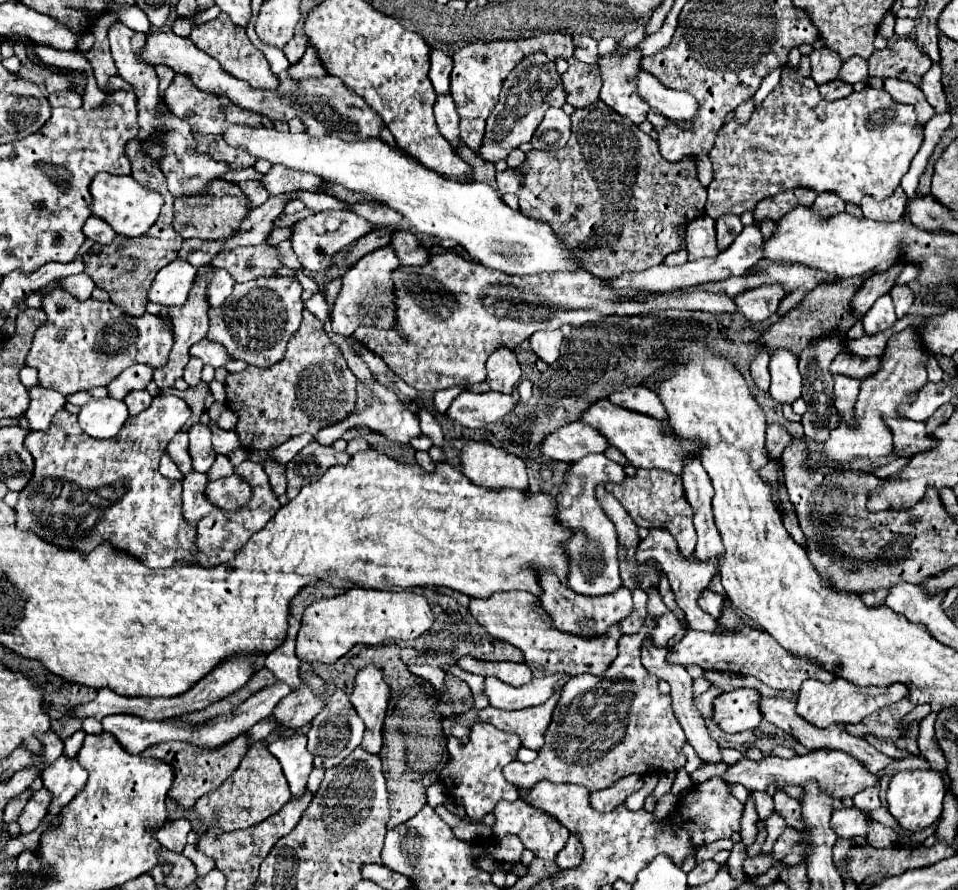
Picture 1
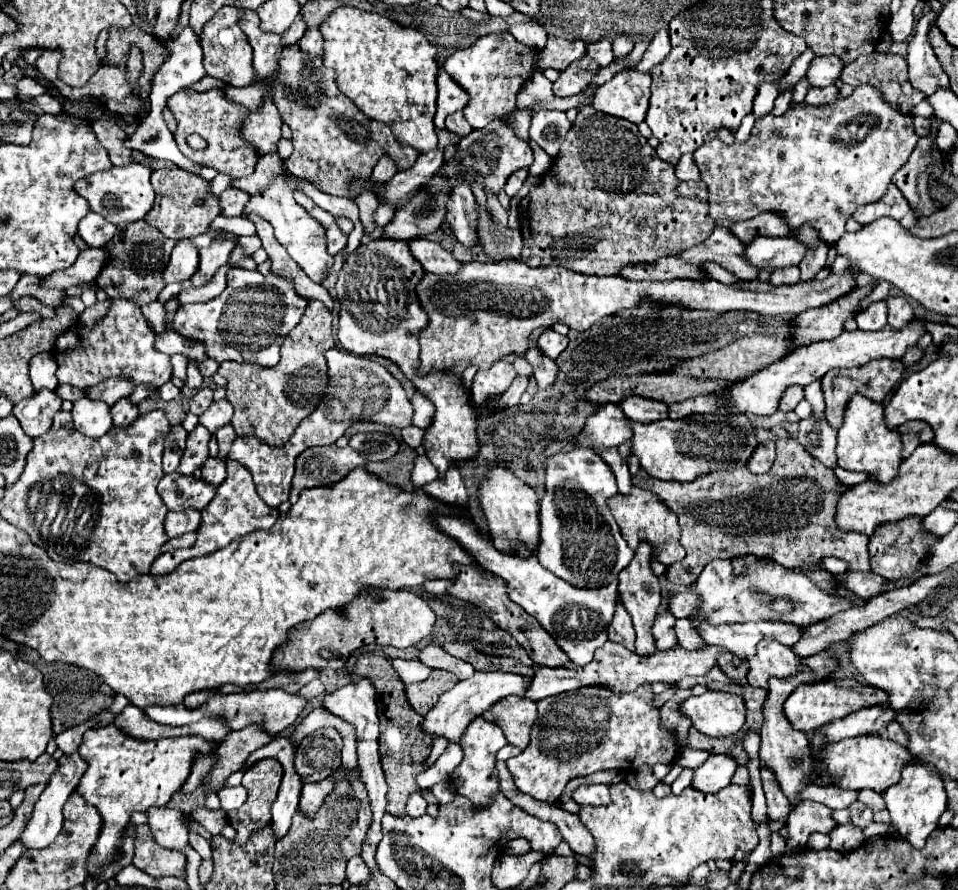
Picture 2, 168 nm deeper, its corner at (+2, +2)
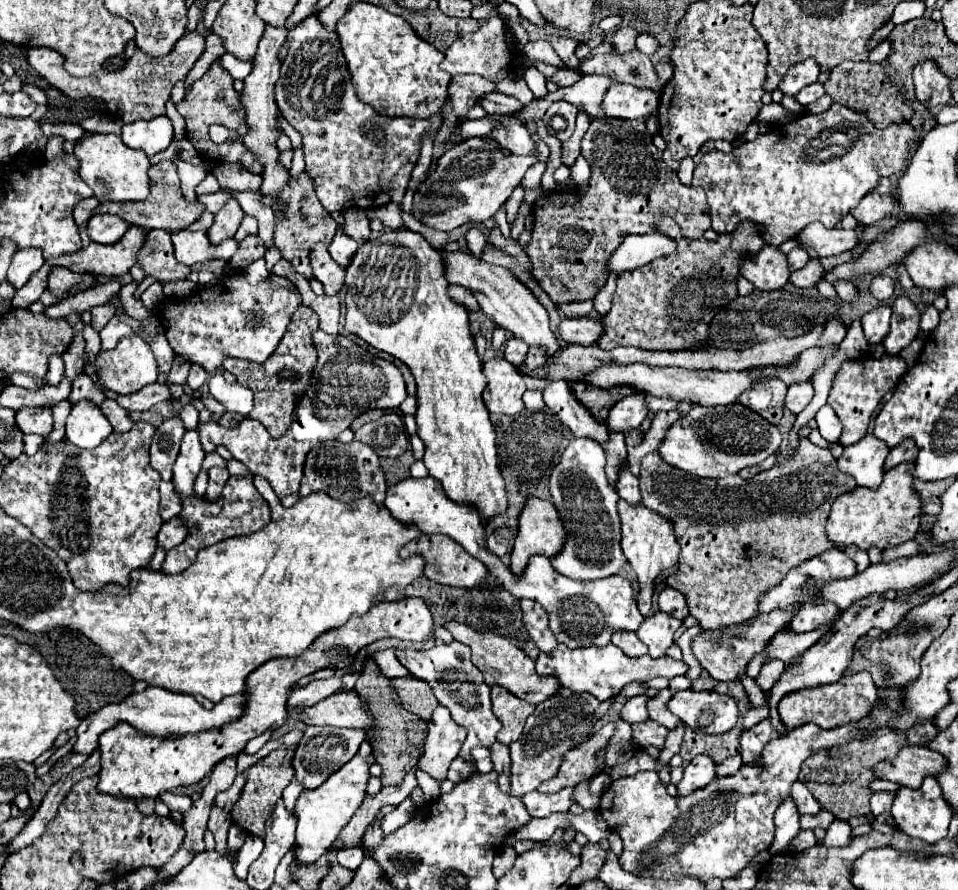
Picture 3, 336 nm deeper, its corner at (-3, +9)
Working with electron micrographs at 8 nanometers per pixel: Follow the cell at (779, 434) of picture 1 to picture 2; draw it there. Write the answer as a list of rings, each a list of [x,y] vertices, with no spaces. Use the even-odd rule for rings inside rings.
[[[773,441],[761,443],[761,445],[755,449],[753,457],[749,459],[747,469],[749,469],[751,473],[755,473],[755,475],[761,475],[761,473],[767,473],[767,469],[773,465],[773,461],[775,461],[775,443],[773,443]]]

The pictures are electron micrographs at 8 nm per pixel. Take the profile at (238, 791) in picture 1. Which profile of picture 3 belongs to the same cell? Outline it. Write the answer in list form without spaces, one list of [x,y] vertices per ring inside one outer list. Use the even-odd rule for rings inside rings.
[[[272,750],[266,758],[258,760],[254,766],[250,766],[242,796],[232,808],[232,820],[236,824],[240,824],[246,832],[264,838],[264,824],[270,818],[276,800],[282,796],[282,790],[288,786],[292,774],[294,774],[294,770],[292,770],[292,754],[288,750]]]

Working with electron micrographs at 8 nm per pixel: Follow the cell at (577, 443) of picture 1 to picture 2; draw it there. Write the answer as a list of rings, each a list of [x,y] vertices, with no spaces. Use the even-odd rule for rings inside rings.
[[[603,405],[599,411],[595,411],[591,417],[587,417],[587,423],[583,431],[577,435],[575,445],[577,447],[589,447],[597,453],[617,447],[623,441],[633,437],[631,423],[627,421],[625,413],[619,409],[619,405]]]

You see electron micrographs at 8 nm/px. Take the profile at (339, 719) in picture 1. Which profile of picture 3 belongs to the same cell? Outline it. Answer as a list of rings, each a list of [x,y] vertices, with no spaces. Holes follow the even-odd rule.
[[[308,726],[304,732],[302,742],[298,744],[298,750],[294,754],[294,770],[296,778],[304,784],[304,788],[312,790],[318,788],[334,770],[340,770],[354,754],[358,752],[360,744],[366,740],[366,734],[360,730],[346,730],[346,728],[320,728],[320,726]]]

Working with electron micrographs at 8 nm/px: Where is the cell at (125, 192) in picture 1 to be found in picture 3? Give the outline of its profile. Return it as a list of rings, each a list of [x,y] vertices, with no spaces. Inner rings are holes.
[[[94,134],[90,138],[82,138],[74,156],[80,160],[82,168],[78,168],[80,178],[94,190],[98,202],[140,202],[150,196],[150,160],[142,150],[128,148],[120,136],[116,134]]]

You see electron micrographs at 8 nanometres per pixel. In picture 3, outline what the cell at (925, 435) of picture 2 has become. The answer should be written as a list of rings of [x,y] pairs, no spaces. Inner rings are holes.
[[[908,438],[906,442],[900,442],[896,448],[892,448],[892,450],[890,450],[890,454],[888,454],[888,458],[886,458],[884,468],[886,468],[886,470],[890,470],[890,468],[894,468],[894,466],[896,466],[896,464],[900,464],[900,462],[914,460],[916,456],[918,456],[918,446],[916,446],[916,442],[910,442],[910,438]]]

